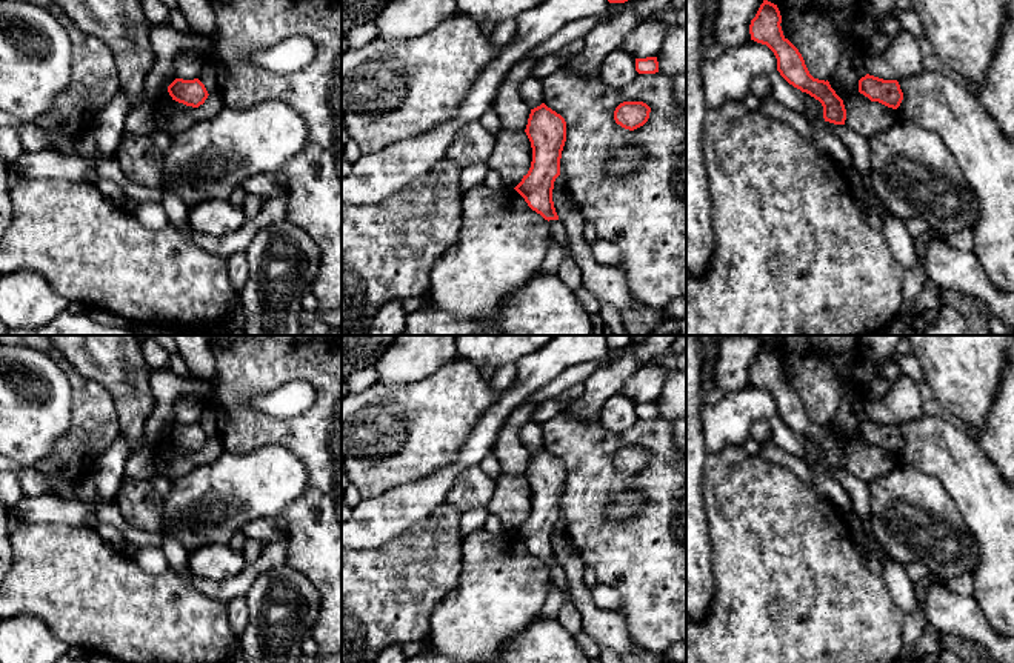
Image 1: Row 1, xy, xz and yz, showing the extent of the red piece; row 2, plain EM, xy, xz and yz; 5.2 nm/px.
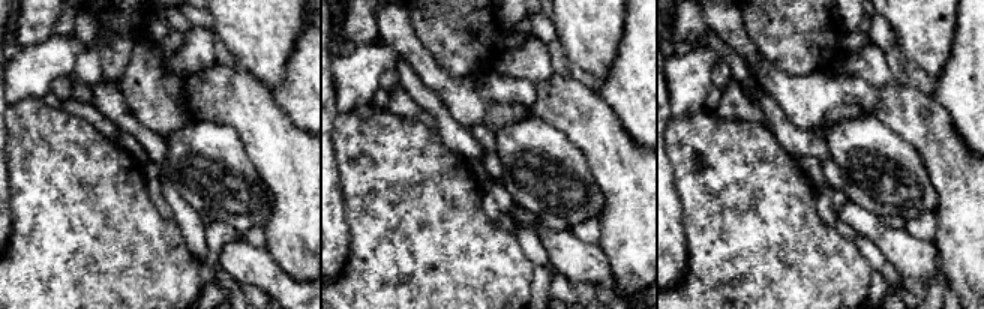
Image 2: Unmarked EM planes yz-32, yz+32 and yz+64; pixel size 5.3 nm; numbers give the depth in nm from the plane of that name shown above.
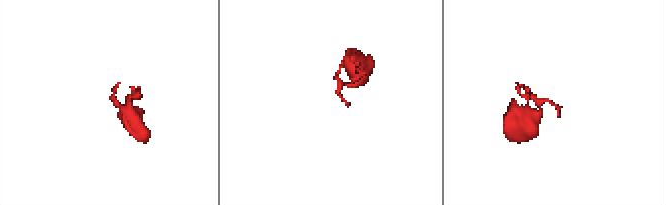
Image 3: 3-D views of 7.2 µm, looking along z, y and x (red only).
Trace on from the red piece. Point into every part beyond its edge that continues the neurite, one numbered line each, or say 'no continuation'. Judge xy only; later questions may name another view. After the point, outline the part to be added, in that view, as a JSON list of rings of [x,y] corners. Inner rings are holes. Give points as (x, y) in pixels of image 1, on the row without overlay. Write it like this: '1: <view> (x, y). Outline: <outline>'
no continuation

